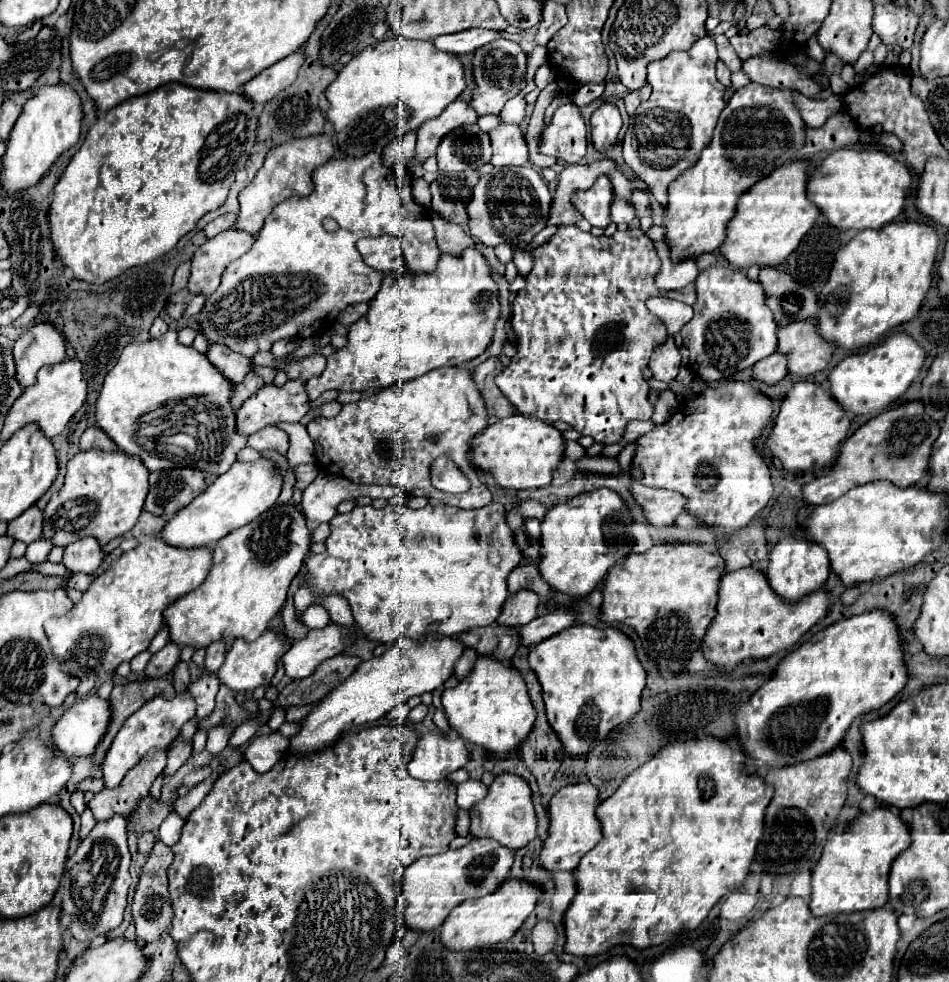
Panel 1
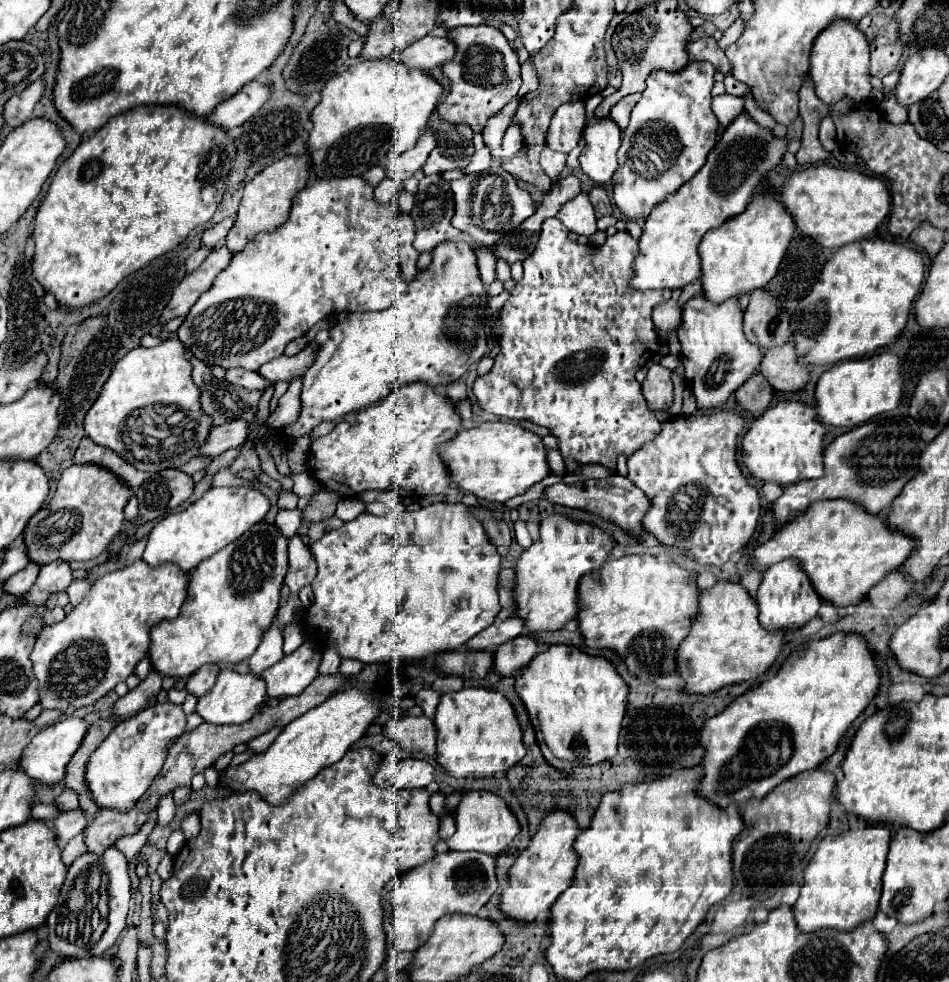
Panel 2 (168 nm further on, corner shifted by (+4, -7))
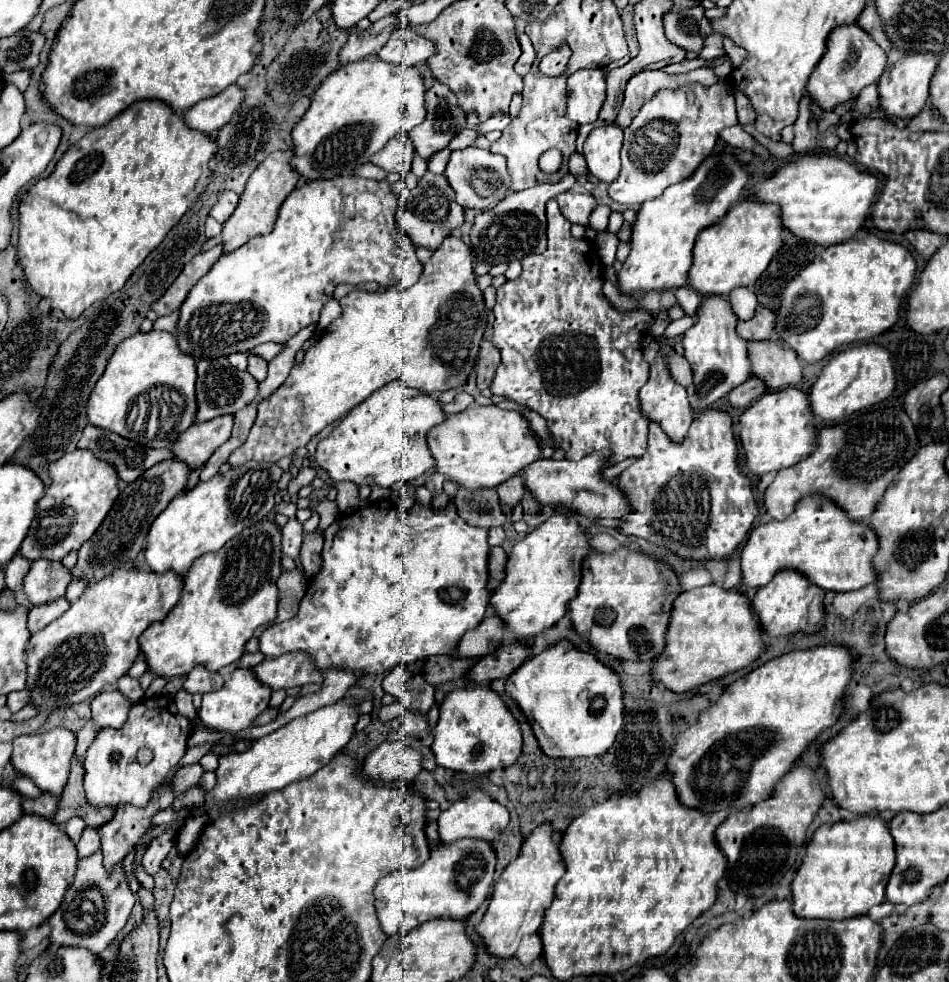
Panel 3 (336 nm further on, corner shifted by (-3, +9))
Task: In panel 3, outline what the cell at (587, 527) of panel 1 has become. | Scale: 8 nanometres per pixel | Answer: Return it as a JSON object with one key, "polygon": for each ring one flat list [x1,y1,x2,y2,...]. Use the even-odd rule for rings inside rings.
{"polygon":[[567,514,551,516,513,546,507,562,507,576,493,592,491,606,503,618,507,628,515,632,517,640,531,640,535,634,557,624,569,610,569,602,577,596,581,564,589,550,589,534,581,530,573,516,567,518]]}

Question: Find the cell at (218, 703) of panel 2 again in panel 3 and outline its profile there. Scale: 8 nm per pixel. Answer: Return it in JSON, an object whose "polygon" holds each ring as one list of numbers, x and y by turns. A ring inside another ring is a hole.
{"polygon":[[235,668,229,680,225,680,223,688,219,692,207,692,203,694,203,706,199,710,199,718,203,724,217,728,221,732,239,732,251,726,251,722,269,706,271,690,263,688,259,680,255,680,251,668]]}

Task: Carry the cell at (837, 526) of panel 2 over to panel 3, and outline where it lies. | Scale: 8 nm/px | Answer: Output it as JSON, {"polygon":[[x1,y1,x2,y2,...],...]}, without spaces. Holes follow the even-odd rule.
{"polygon":[[815,494,815,496,805,496,803,500,799,500,797,510,791,516,787,516,783,522,771,520,767,524,757,526,751,532,741,552,741,574,743,574,745,586,759,588,759,586,765,586,777,570,791,568,805,574,813,584,817,584,823,590,851,592,851,590,859,590,867,584,877,582,875,564,873,564,875,552,879,552,879,540,875,536,875,530,869,524,849,520,843,508,839,508,839,504,835,504,833,500,825,500,825,496]]}

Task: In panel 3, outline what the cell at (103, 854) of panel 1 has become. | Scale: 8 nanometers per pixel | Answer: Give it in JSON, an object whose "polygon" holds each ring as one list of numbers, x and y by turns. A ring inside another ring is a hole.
{"polygon":[[97,850,95,854,77,862,73,884,67,888,57,912,47,920,51,924,51,942,57,942,59,946,79,946,101,954,127,924,133,904,135,896,129,888,123,864,119,864,115,872,107,872,101,850]]}

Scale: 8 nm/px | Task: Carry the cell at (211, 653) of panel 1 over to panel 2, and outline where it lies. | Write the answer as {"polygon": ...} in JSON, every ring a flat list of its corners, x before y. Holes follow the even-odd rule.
{"polygon":[[206,664,202,666,198,672,194,672,188,682,186,682,186,692,200,698,204,694,208,694,216,682,216,676,218,676,220,668,214,666,214,664]]}

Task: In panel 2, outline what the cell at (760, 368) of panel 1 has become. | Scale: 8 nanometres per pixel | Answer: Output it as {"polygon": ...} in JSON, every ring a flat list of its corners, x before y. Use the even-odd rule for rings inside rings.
{"polygon":[[750,376,738,390,736,390,736,404,746,412,764,412,772,400,772,388,768,388,768,382,764,376]]}

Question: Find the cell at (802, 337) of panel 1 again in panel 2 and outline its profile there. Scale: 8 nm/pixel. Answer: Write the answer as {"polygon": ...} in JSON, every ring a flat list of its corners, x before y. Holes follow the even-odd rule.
{"polygon":[[792,344,764,350,758,372,776,392,796,392,808,382,808,368,796,364,796,348]]}

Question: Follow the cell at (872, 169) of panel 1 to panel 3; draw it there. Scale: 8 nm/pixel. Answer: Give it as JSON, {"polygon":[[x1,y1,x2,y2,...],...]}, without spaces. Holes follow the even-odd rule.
{"polygon":[[805,154,785,164,775,176,753,188,753,196,781,206,783,226,795,236,819,246,831,246,855,236,871,212,881,182,855,164,829,154]]}

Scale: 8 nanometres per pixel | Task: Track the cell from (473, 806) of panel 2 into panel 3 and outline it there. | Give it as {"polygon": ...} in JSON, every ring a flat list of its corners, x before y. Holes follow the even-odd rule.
{"polygon":[[473,788,465,800,455,802,451,808,443,810,437,824,439,824,439,836,441,842,455,842,459,838,481,838,481,840,489,840,493,842,493,836,497,836,499,832,503,832,509,824,509,810,495,802,485,790,481,788]]}

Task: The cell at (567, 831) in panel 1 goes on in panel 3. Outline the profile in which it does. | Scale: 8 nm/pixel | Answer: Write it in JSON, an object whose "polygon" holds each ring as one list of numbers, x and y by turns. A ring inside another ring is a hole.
{"polygon":[[539,824,523,842,519,858,513,860,501,874,495,884,495,892,487,914,477,924,477,932,485,938,489,952,501,958,509,958,517,952,517,946,525,934,533,934,541,928,545,910,551,906,555,896,555,884,565,874,563,856,559,852,559,844,553,840,553,826]]}

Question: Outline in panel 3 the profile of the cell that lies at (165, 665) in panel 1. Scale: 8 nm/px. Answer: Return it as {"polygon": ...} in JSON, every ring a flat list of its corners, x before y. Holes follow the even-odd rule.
{"polygon":[[107,690,93,698,91,712,99,728,121,728,129,716,133,702,119,690]]}

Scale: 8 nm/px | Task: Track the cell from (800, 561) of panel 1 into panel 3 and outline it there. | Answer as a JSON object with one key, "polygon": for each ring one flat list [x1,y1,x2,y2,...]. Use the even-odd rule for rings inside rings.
{"polygon":[[787,568,787,572,777,572,771,584,765,584,757,590,755,598,751,600,751,608,757,612,763,630,771,636,787,636,795,634,797,630,815,632,819,630,819,622,809,620,809,604,815,594,823,594,823,590,811,584,807,576,799,576,799,572,791,572,791,568]]}

